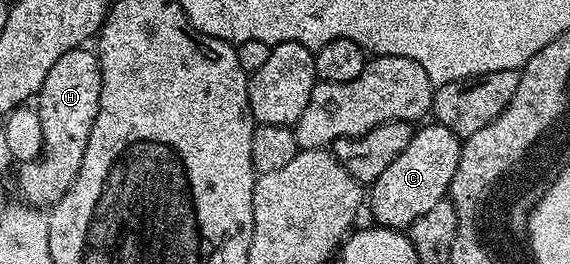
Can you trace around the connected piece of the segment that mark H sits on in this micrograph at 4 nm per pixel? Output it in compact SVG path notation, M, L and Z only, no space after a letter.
M80 46L61 54L53 62L53 70L45 74L45 82L37 94L37 111L43 131L43 151L36 160L20 163L19 180L23 188L39 206L54 206L68 192L81 170L85 146L97 118L101 102L101 74L99 57Z

